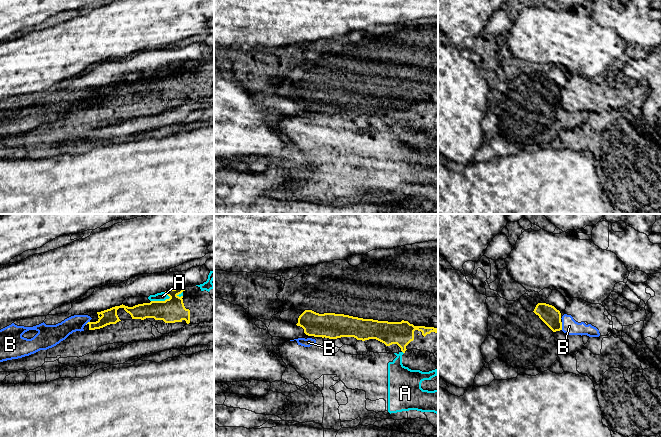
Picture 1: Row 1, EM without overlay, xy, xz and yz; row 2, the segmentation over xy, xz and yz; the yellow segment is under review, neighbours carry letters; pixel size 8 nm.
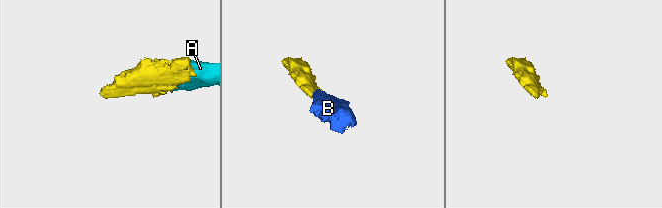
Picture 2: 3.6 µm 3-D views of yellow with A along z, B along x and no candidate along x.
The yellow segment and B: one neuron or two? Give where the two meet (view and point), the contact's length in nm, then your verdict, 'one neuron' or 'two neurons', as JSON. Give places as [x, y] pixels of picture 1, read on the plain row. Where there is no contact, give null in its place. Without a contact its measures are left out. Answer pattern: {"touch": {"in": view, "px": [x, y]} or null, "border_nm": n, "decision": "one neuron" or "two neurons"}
{"touch": {"in": "yz", "px": [561, 102]}, "border_nm": 60, "decision": "two neurons"}

